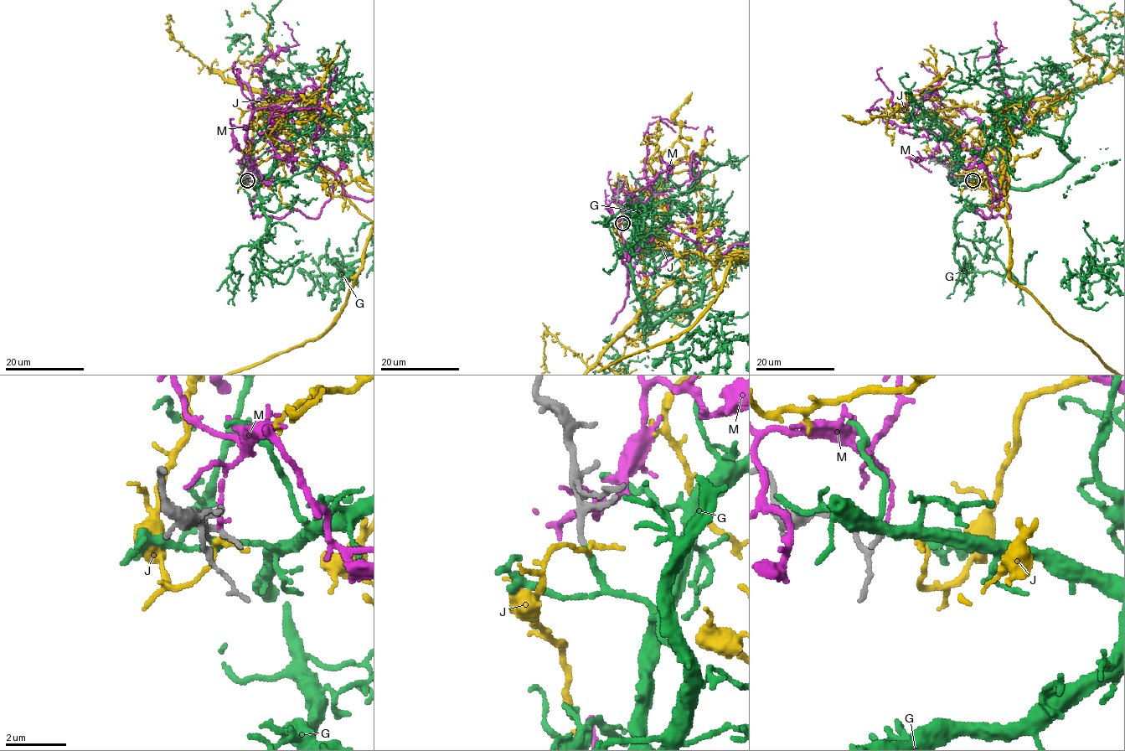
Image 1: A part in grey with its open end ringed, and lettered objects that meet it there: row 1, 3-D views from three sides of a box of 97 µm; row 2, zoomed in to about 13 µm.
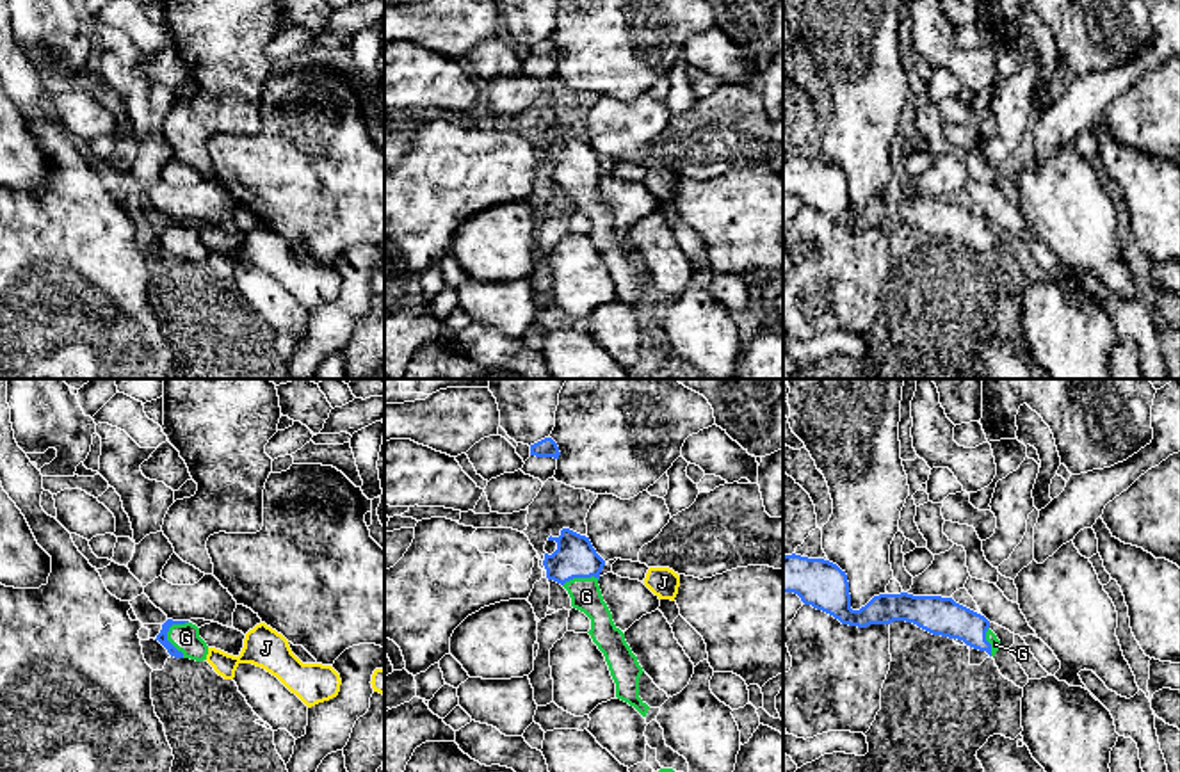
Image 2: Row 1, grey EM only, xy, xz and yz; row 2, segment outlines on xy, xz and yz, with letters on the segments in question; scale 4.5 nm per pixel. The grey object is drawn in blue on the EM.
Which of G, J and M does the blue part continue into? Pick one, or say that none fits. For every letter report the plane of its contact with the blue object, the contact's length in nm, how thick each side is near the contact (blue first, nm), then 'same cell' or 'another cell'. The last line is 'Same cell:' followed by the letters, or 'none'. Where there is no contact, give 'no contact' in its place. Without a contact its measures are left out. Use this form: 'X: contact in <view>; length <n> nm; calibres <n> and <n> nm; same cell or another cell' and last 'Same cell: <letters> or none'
G: contact in xy; length 170 nm; calibres 50 and 130 nm; same cell
J: no contact; another cell
M: no contact; another cell
Same cell: G

